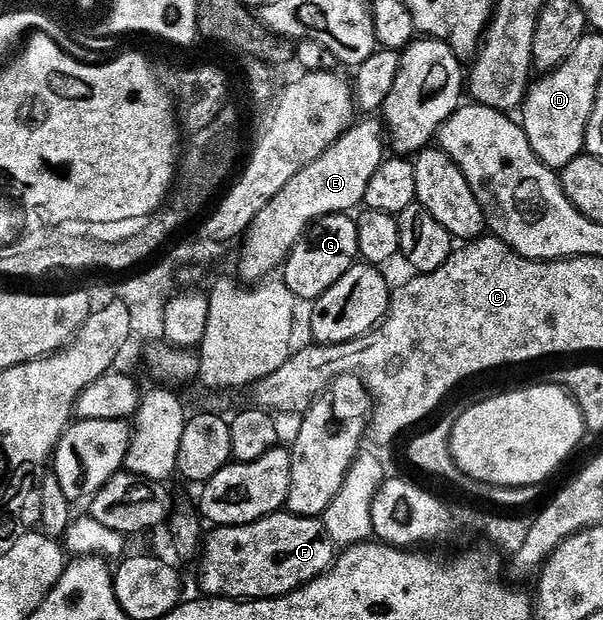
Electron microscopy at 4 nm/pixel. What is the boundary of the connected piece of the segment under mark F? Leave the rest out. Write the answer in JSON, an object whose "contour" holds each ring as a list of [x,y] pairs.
{"contour":[[[285,509],[278,511],[274,515],[264,517],[255,523],[245,523],[235,527],[215,526],[214,531],[205,536],[204,546],[201,551],[200,566],[202,565],[202,591],[201,594],[206,597],[217,597],[227,601],[261,601],[264,599],[278,599],[282,595],[291,595],[293,591],[298,591],[304,585],[308,585],[314,579],[320,578],[329,567],[333,566],[336,558],[336,544],[328,537],[326,527],[321,518],[313,519],[312,517],[300,517]]]}

